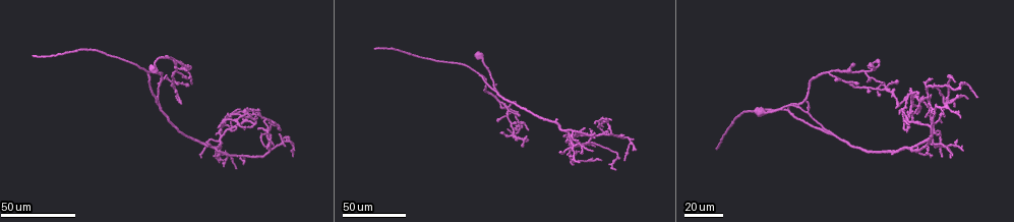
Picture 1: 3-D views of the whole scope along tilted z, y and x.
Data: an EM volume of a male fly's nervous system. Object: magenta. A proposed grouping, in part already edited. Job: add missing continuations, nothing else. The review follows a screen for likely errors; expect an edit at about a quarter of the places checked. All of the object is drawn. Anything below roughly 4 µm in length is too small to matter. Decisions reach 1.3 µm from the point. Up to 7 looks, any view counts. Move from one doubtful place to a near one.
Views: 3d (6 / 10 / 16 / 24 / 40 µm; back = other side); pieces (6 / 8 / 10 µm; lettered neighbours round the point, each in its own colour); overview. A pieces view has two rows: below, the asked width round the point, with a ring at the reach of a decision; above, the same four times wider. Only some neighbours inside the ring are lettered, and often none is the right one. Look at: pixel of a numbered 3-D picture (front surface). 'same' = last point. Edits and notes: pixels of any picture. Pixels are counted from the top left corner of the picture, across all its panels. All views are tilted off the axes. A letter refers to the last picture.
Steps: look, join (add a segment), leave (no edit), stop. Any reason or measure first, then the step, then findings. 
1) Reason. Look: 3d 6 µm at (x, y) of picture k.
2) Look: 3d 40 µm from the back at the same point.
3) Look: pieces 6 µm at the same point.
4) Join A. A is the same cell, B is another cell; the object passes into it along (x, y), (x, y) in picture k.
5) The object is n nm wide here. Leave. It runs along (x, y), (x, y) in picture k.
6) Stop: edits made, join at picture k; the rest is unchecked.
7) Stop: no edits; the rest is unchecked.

Branch stops here. Look: 3d 40 µm at (223, 159) of picture 1.

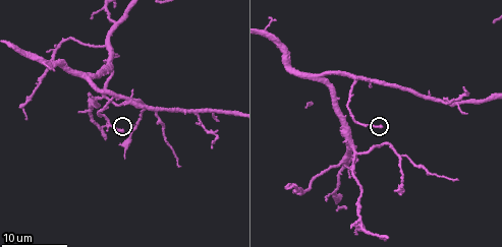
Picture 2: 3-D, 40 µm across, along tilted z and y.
Look: pieces 8 µm at (381, 128) of picture 2.

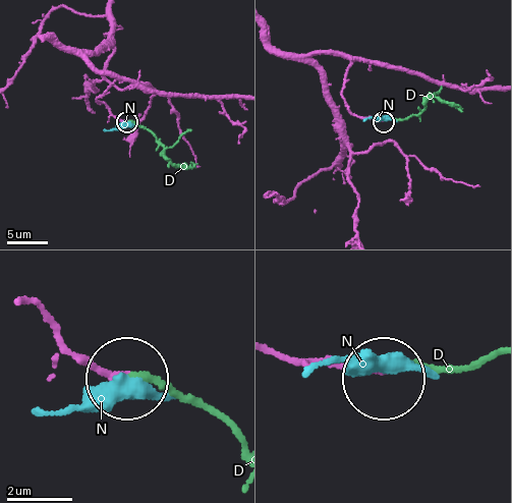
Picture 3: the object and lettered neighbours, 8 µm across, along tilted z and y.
The object is 230 nm wide here. Join D. D is the same cell, N is another cell; it goes on there.

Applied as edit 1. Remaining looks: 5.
Thin end. Look: 3d 24 µm at (527, 128) of picture 1.

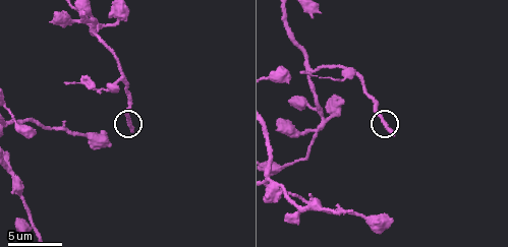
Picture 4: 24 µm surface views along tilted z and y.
What lies round it. Look: pieces 6 µm at (132, 130) of picture 4.

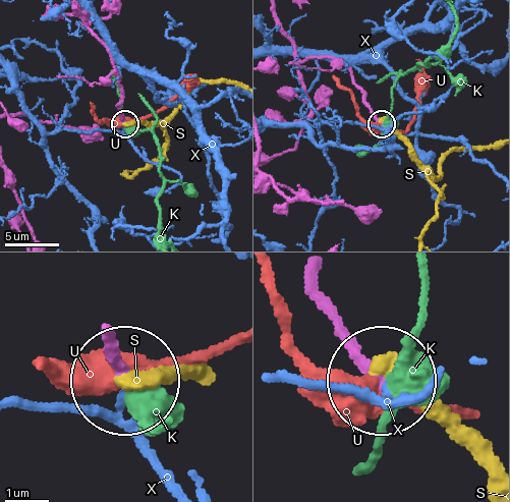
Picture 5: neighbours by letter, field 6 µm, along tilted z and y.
Leave. K, S, U and X are other cells; it runs along (322, 296), (335, 337), (378, 382) in picture 5; no lettered segment goes on from it.

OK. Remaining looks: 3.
Tapers out. Look: 3d 40 µm at (961, 87) of picture 1.

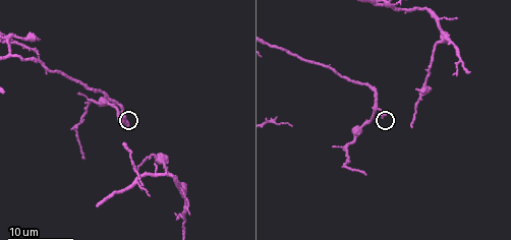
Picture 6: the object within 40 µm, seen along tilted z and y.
Look: pieces 6 µm at (382, 117) of picture 6.

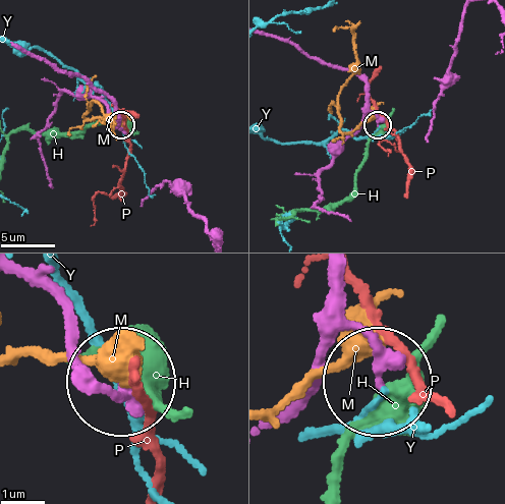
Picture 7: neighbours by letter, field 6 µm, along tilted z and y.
Leave. H, M, P and Y are other cells; it runs along (268, 34), (362, 79), (367, 105), (377, 123) in picture 7; none of them fits.

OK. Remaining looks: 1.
Stop: edits made, join at picture 3; the rest is unchecked.

